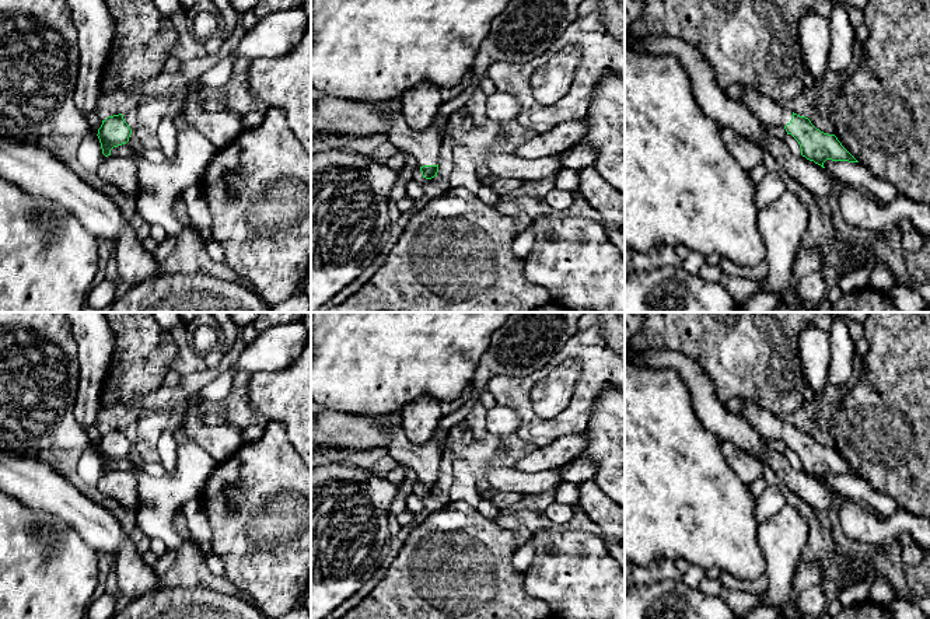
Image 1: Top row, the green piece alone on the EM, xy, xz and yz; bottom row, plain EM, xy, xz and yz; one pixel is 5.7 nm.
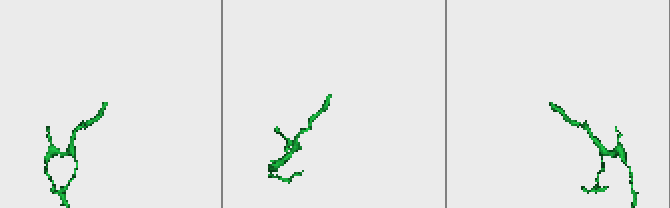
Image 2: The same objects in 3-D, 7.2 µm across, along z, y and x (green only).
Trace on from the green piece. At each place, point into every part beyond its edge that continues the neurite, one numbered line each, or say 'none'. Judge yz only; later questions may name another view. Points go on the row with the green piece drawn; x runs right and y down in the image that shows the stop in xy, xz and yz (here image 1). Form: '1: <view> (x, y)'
1: yz (771, 114)

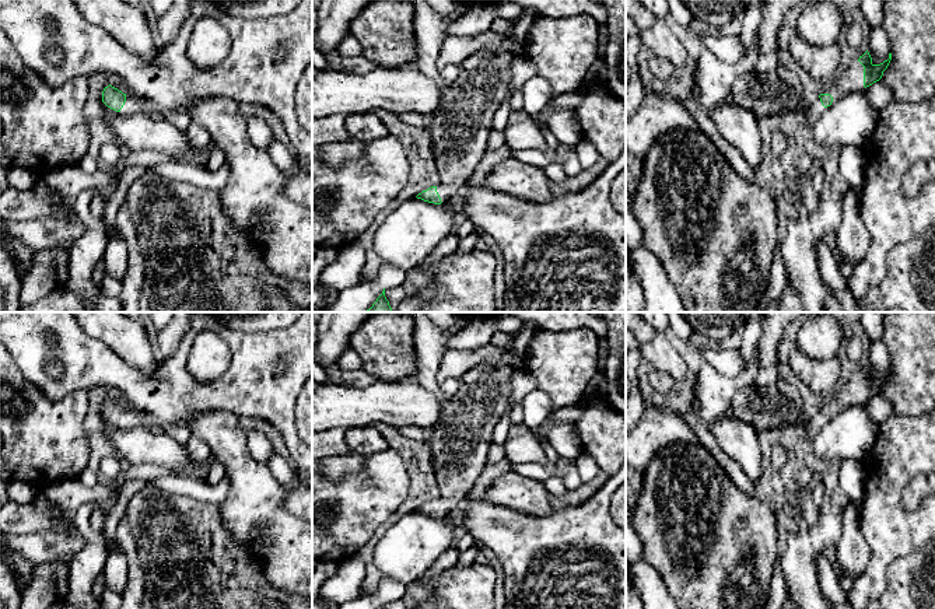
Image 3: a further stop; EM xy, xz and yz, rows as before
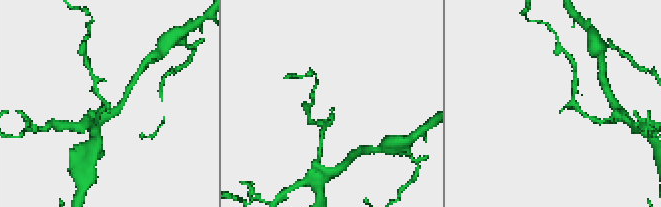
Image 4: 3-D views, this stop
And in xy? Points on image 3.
1: xy (133, 104)

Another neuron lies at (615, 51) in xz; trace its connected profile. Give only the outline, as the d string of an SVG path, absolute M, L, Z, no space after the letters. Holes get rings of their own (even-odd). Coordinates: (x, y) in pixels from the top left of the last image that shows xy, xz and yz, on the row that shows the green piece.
M602 0L607 11L603 60L610 92L626 101L626 0Z

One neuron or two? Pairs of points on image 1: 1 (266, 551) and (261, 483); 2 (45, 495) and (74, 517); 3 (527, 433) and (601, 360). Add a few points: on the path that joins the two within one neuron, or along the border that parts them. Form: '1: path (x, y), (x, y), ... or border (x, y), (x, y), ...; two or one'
1: path (266, 534), (266, 500); one
2: path (52, 495), (67, 510); one
3: path (552, 429), (560, 426), (581, 405), (590, 385); one

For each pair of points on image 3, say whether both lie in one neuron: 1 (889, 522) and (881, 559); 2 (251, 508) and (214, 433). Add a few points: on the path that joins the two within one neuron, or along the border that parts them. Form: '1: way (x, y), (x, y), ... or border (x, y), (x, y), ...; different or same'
1: way (889, 531), (883, 550); same
2: way (251, 490), (251, 482), (231, 451); same

